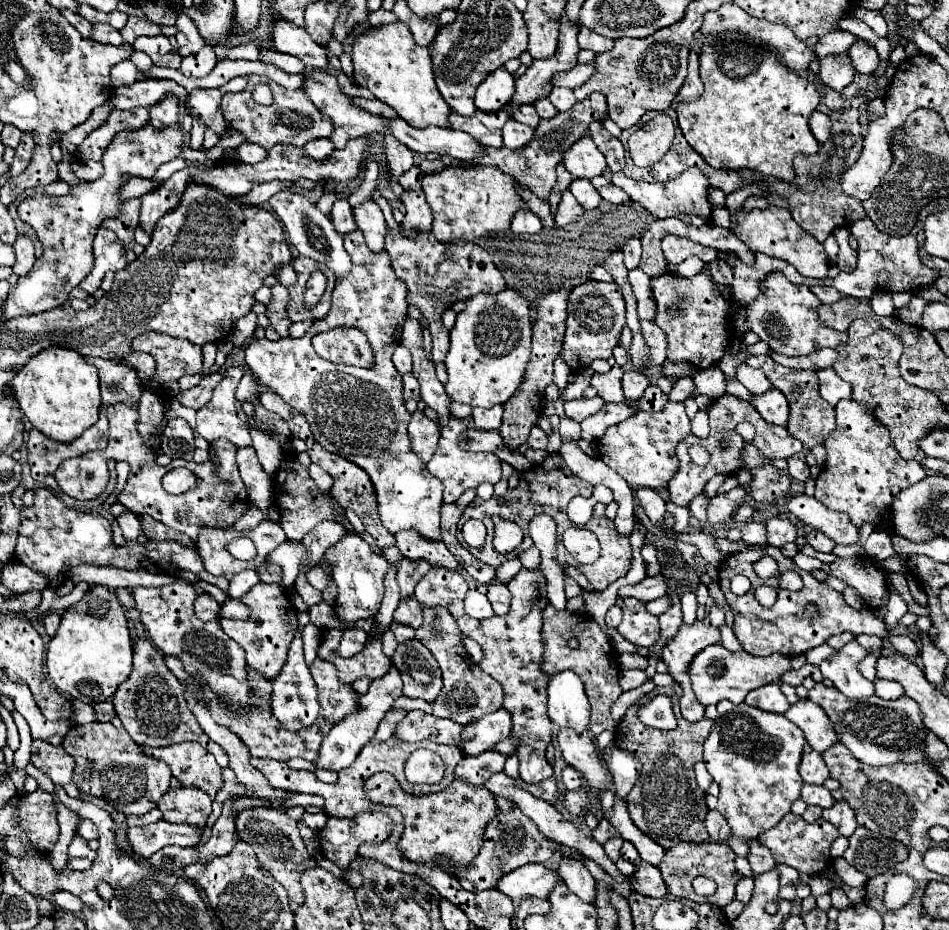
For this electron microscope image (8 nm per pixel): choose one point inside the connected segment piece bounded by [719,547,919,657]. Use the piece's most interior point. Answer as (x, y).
(783, 628)

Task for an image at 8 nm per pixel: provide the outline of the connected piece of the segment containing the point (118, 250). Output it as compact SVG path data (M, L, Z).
M101 227L97 237L95 237L95 243L93 243L93 255L95 255L95 267L91 271L91 275L87 275L79 287L89 291L89 293L95 293L99 289L99 283L101 279L105 277L107 271L121 271L125 269L125 245L123 241L109 229Z

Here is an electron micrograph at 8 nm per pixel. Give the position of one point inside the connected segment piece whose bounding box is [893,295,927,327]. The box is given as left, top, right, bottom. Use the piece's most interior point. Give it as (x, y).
(911, 314)

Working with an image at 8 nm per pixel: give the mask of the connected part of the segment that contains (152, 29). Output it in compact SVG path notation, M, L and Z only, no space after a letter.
M129 17L127 25L121 29L121 35L127 43L133 43L137 37L145 35L145 37L155 37L159 35L161 29L159 25L155 25L153 21L147 21L147 19L139 19L139 17Z

